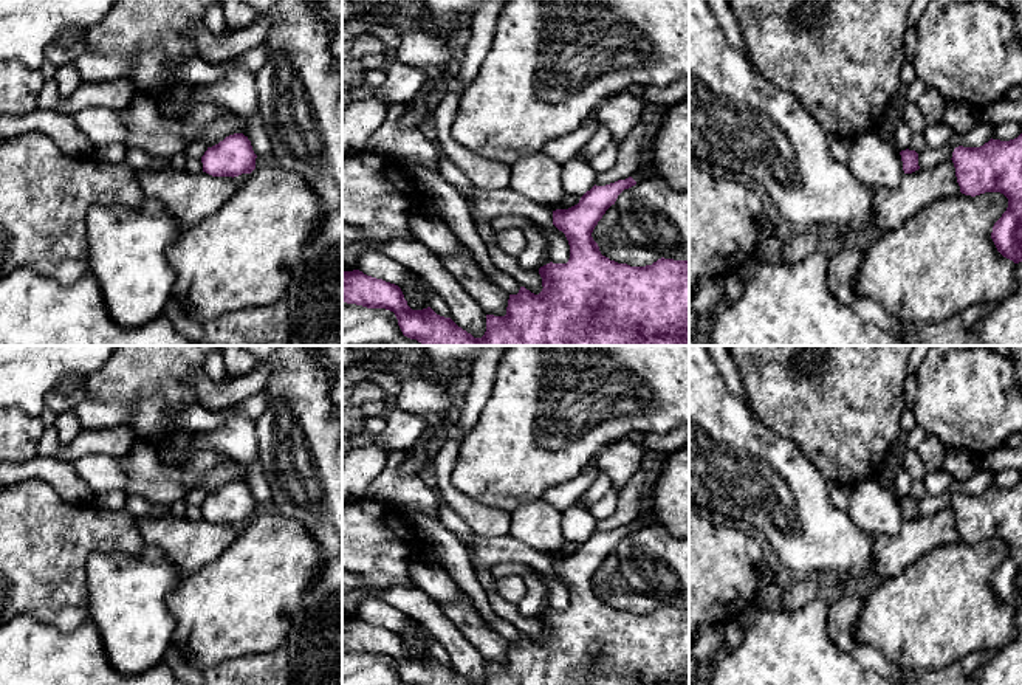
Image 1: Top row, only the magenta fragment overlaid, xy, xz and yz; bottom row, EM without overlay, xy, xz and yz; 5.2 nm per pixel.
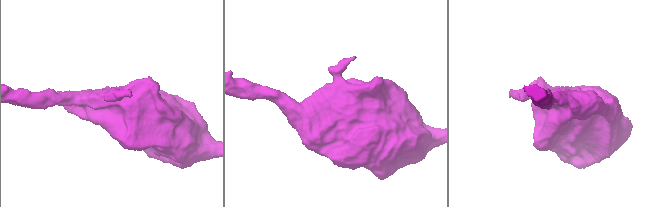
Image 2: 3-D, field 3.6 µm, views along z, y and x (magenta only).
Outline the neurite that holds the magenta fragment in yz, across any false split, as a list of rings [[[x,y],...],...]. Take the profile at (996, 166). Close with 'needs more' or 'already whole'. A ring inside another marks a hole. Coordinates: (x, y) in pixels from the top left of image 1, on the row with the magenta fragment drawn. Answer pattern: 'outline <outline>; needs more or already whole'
outline [[[1022,133],[1010,141],[991,138],[980,147],[959,146],[951,160],[962,194],[1000,192],[1008,198],[991,239],[1003,257],[1022,262]]]; already whole

